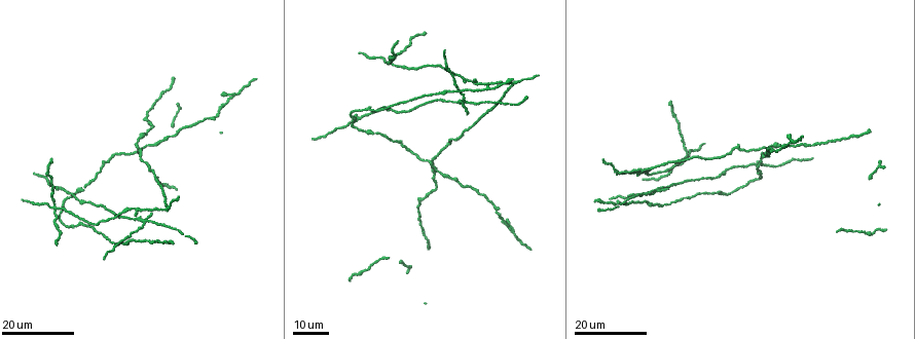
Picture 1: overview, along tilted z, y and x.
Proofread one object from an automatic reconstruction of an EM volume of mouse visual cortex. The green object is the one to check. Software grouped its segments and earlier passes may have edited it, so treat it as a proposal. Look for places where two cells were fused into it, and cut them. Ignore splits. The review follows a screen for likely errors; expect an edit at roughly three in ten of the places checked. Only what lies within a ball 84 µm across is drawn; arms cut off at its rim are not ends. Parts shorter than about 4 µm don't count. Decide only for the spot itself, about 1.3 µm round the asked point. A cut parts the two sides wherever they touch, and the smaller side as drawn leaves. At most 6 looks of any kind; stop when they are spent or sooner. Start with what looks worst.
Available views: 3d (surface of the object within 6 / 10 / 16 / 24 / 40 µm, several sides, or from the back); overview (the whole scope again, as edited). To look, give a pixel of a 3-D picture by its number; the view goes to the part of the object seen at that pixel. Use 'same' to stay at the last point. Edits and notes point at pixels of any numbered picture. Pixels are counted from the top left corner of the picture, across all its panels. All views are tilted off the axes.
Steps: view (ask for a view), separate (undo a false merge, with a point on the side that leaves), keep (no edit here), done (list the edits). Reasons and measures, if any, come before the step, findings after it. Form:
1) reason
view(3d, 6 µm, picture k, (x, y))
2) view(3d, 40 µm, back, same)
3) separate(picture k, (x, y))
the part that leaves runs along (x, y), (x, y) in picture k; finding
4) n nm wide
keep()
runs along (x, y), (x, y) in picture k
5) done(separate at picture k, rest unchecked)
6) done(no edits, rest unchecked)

four or more arms meet
view(3d, 24 µm, picture 1, (53, 209))

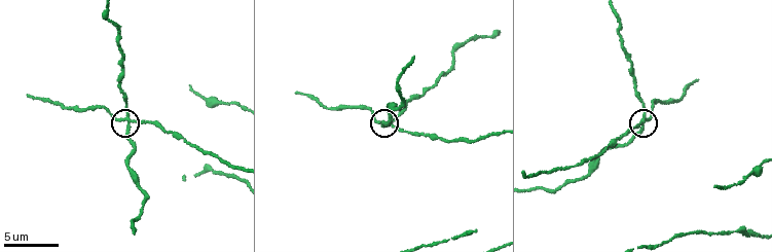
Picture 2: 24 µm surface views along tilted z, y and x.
view(3d, 10 µm, picture 2, (129, 118))

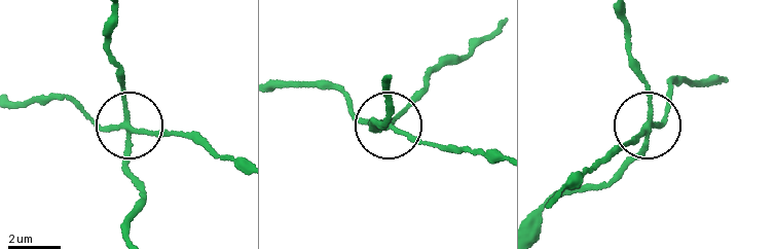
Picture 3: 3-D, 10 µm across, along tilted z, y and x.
4 arms
keep()
runs along (553, 199), (647, 130), (647, 151), (618, 175) in picture 3; one cell here

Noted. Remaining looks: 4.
four or more arms meet
view(3d, 24 µm, picture 1, (143, 220))

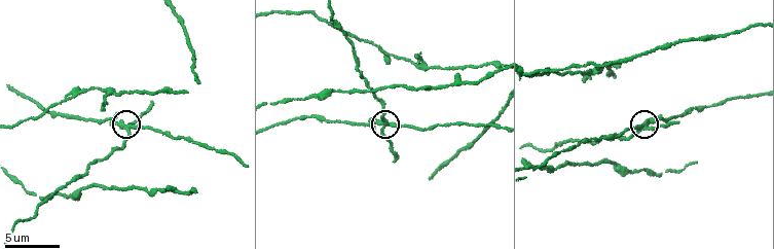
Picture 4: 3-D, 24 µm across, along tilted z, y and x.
zoom in
view(3d, 10 µm, picture 4, (640, 125))

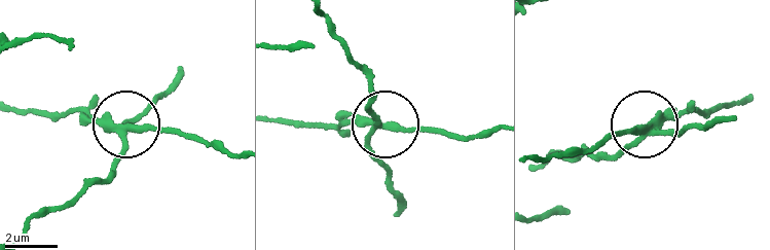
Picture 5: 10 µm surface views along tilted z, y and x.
separate(picture 5, (367, 110))
the part that leaves runs along (376, 124), (370, 76), (322, 15) in picture 5; two cells meet here

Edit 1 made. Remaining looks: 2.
done(separate at picture 5, rest unchecked)

